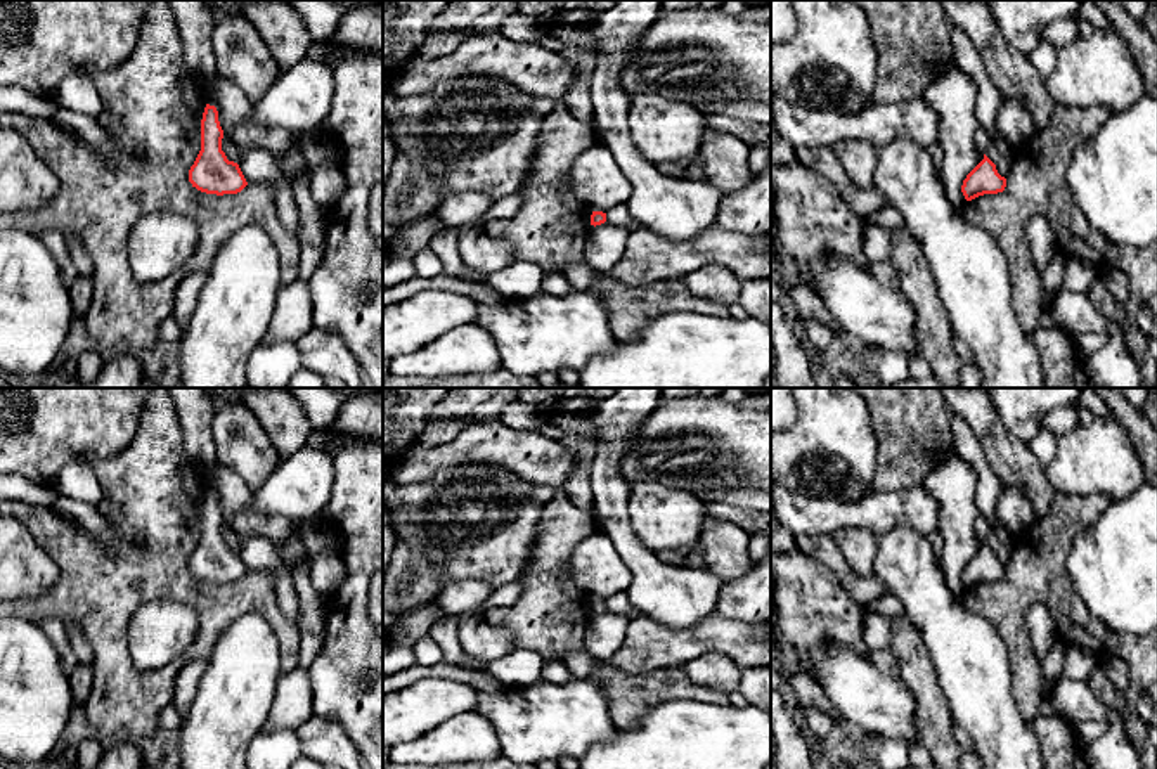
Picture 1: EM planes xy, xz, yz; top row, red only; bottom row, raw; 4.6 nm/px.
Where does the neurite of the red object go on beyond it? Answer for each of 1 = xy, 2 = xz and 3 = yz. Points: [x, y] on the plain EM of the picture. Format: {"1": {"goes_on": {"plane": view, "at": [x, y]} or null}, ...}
{"1": {"goes_on": null}, "2": {"goes_on": null}, "3": {"goes_on": null}}

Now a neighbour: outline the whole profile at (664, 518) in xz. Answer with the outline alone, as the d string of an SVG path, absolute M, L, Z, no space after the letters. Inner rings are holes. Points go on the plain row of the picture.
M658 481L630 485L630 528L656 554L696 544L705 509L707 504L700 497L682 488Z

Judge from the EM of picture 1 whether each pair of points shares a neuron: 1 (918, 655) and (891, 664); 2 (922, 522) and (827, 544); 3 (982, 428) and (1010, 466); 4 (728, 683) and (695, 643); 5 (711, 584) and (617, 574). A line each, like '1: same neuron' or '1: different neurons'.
1: different neurons
2: different neurons
3: same neuron
4: different neurons
5: different neurons

